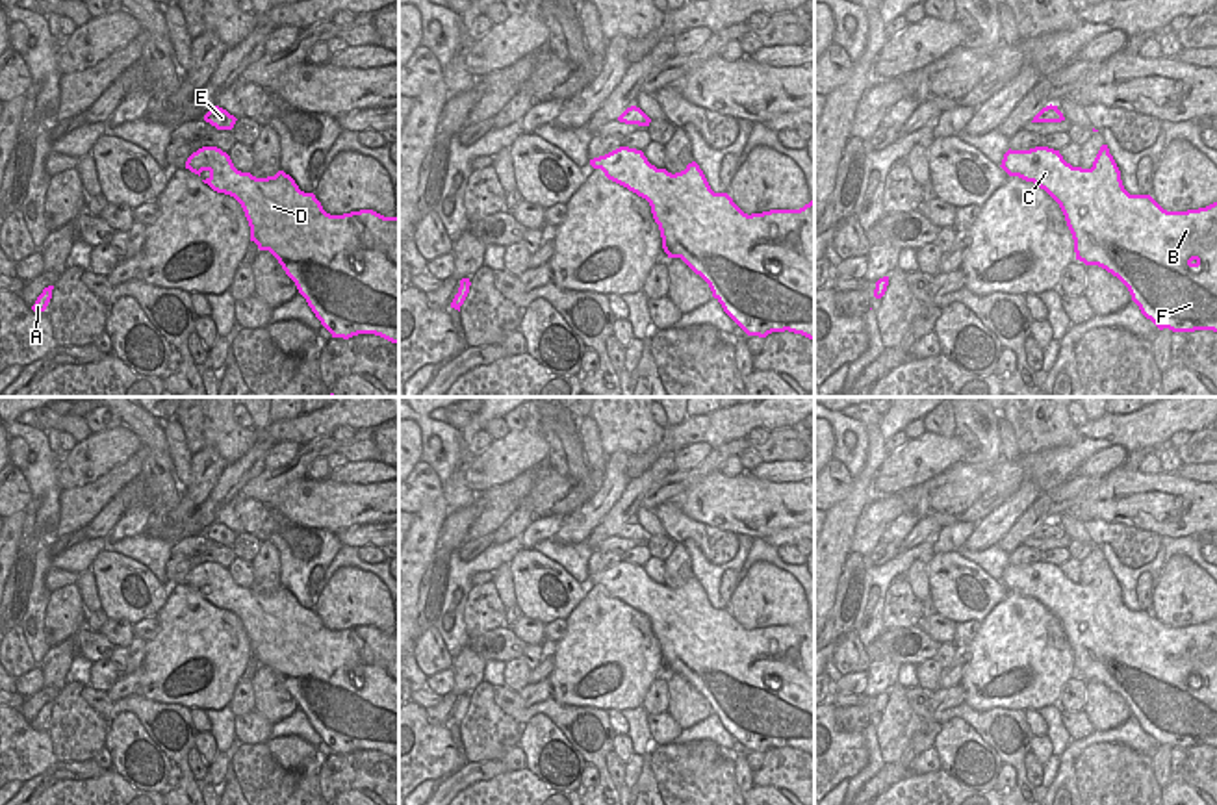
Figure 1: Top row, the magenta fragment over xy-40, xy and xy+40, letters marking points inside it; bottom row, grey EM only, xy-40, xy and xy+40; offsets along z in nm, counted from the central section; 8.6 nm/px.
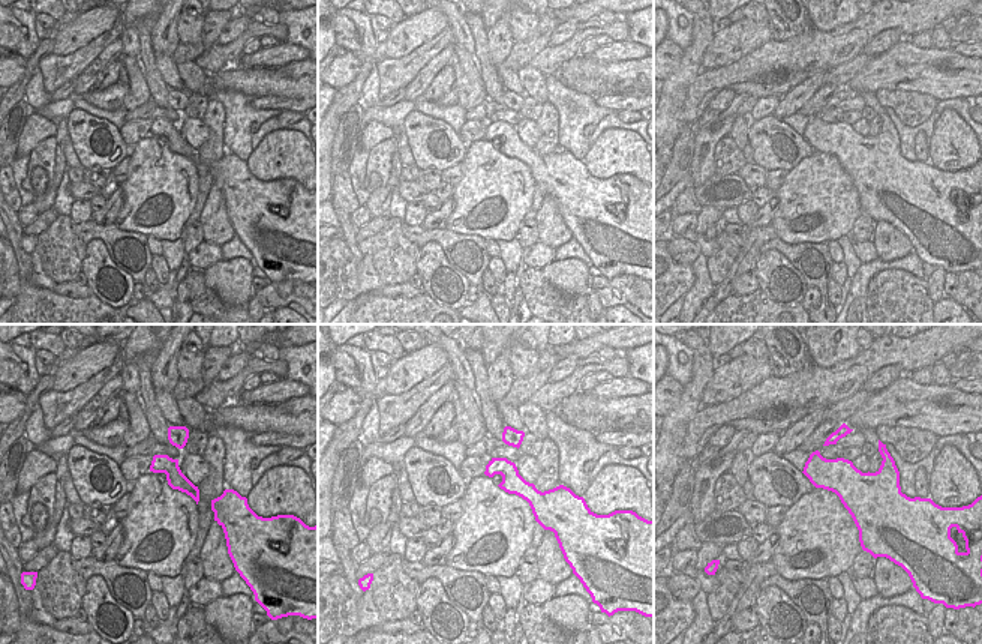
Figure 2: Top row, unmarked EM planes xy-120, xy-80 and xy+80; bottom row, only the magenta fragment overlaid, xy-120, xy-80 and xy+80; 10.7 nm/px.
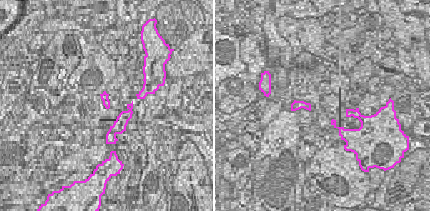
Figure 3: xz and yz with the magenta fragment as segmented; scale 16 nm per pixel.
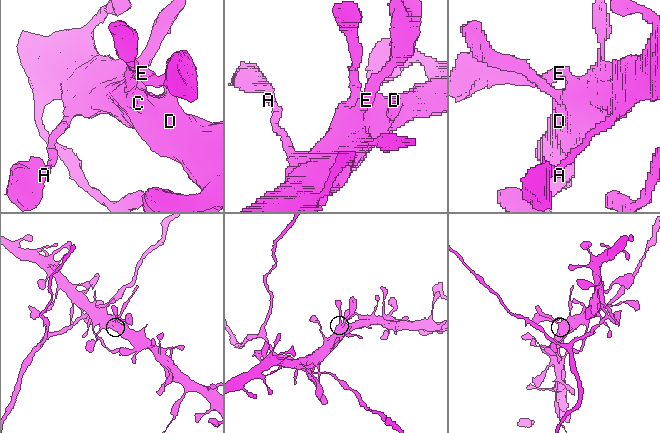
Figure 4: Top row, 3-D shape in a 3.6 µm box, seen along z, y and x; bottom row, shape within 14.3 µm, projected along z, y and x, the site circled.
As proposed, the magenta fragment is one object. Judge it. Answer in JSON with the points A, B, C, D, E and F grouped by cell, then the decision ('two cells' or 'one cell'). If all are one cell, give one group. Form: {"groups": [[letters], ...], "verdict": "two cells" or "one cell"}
{"groups": [["A", "B", "C", "D", "E", "F"]], "verdict": "one cell"}

